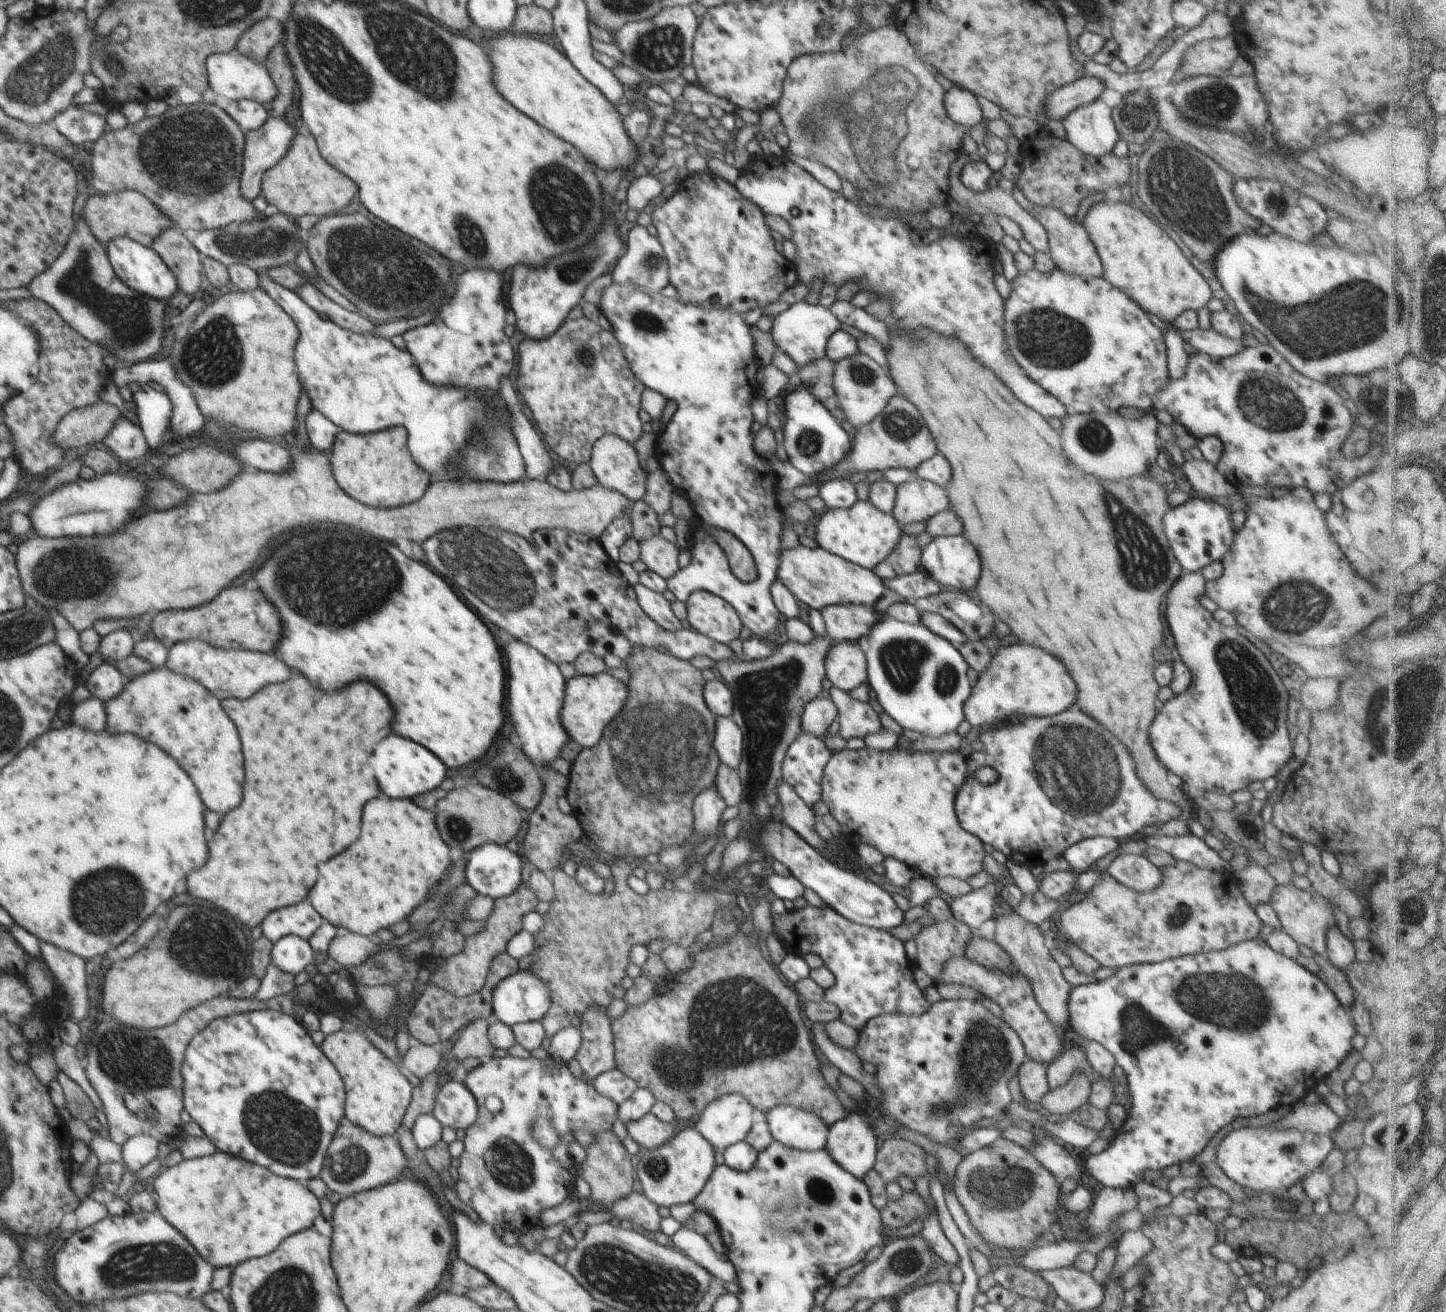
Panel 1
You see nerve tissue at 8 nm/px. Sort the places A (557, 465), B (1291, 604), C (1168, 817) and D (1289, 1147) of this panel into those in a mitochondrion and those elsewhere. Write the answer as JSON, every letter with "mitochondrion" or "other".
{"A":"other","B":"mitochondrion","C":"other","D":"mitochondrion"}

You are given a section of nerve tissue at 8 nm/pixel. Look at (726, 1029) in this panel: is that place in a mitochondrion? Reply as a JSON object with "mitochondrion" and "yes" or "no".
{"mitochondrion":"yes"}

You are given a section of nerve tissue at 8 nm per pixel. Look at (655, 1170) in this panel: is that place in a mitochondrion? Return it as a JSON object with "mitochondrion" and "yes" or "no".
{"mitochondrion":"yes"}

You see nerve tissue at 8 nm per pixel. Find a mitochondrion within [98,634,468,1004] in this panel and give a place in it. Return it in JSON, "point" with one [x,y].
{"point":[202,938]}

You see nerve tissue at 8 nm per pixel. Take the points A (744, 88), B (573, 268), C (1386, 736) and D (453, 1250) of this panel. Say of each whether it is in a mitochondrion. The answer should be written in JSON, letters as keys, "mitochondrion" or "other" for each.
{"A":"other","B":"mitochondrion","C":"mitochondrion","D":"other"}

